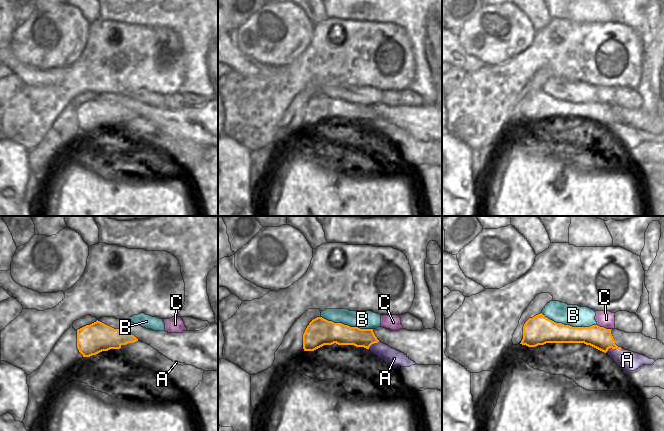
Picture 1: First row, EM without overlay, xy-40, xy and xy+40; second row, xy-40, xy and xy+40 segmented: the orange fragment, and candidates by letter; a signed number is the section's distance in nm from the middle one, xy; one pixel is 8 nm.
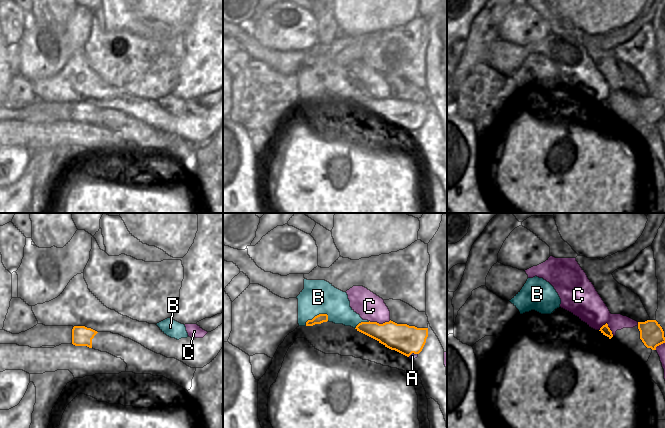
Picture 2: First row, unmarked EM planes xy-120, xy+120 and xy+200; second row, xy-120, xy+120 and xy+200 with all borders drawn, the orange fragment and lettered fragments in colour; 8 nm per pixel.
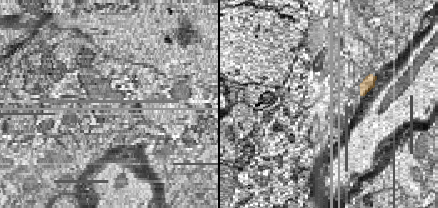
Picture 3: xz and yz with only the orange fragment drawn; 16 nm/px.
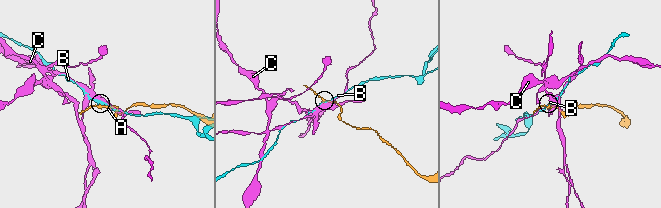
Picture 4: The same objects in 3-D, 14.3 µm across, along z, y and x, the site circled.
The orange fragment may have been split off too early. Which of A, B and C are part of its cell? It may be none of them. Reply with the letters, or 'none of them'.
none of them

